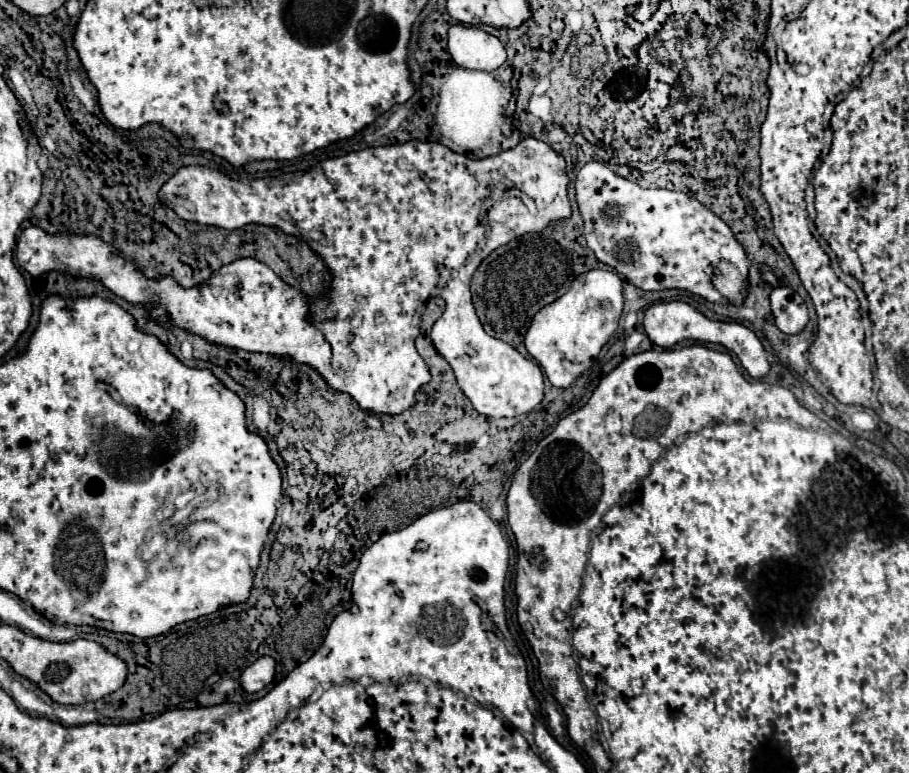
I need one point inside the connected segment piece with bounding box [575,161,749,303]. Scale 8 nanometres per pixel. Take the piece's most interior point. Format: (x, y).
(658, 239)

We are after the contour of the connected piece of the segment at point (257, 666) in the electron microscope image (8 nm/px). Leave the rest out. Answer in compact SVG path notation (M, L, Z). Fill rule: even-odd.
M259 657L253 665L249 665L243 671L241 677L241 685L247 693L257 693L261 691L265 685L269 685L275 677L275 659L273 657Z

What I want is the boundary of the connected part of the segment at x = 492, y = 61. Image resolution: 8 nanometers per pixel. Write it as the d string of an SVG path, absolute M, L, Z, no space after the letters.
M453 25L449 29L451 57L461 67L475 67L481 71L495 71L505 63L503 45L491 33L481 33L473 27Z

